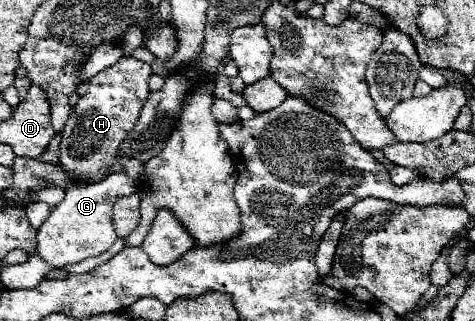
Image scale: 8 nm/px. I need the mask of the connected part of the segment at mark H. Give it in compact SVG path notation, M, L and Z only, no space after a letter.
M123 56L115 66L103 70L101 74L89 80L89 88L85 94L79 96L65 128L61 140L61 164L69 166L81 182L95 182L105 176L105 162L113 162L111 172L125 172L133 180L139 180L145 172L141 162L133 162L131 158L117 158L117 146L125 140L125 136L133 130L135 122L139 120L141 106L149 96L149 82L151 66L135 60L131 56Z

